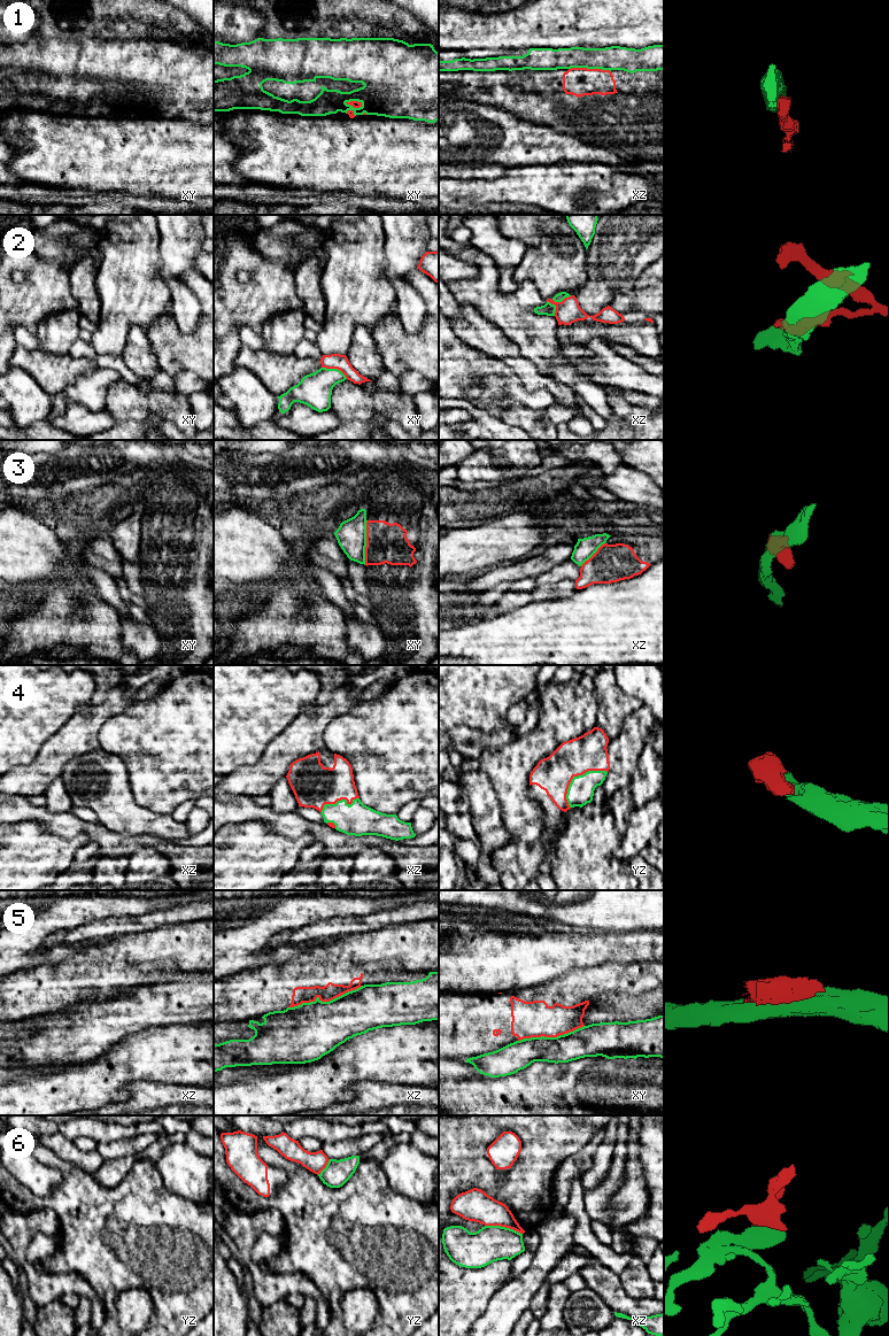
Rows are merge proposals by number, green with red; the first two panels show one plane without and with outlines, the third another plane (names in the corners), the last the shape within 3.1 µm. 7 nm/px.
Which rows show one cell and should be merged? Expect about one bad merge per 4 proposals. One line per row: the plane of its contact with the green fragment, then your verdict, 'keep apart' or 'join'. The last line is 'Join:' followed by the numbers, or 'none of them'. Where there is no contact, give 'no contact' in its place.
1: xz | keep apart
2: xz | keep apart
3: xy | keep apart
4: yz | join
5: xz | keep apart
6: xz | keep apart
Join: 4

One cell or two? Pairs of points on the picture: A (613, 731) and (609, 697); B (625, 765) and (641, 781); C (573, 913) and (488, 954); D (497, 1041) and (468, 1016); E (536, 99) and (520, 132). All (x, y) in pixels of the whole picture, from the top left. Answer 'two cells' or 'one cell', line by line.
A: one cell
B: two cells
C: two cells
D: one cell
E: two cells

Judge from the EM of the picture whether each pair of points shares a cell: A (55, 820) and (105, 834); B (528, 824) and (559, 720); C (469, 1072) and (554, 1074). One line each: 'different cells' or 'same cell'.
A: same cell
B: same cell
C: different cells

